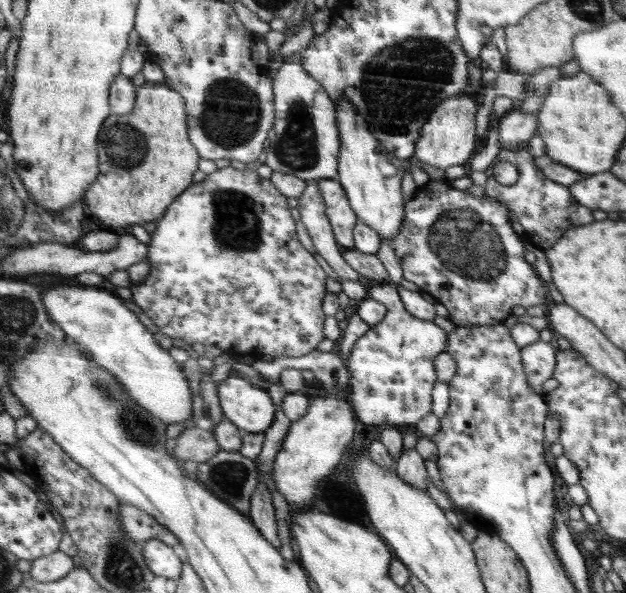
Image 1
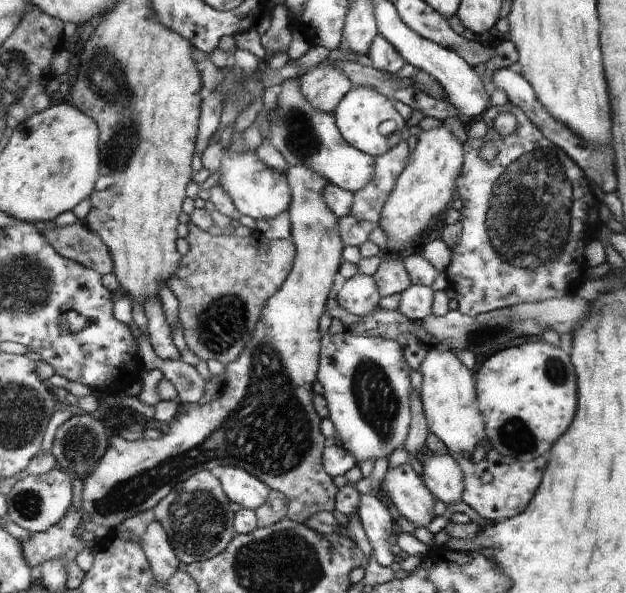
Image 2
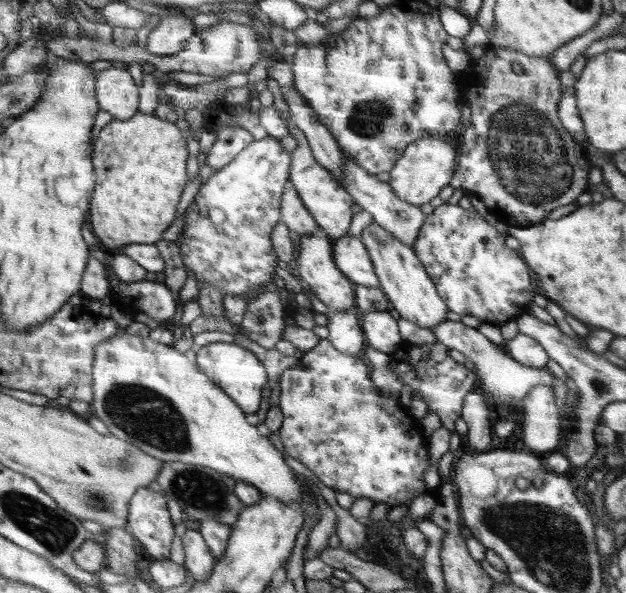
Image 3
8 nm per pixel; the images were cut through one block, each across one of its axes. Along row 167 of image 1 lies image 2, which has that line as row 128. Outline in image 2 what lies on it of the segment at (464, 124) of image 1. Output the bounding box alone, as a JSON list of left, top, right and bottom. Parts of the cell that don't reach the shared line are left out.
[378,126,465,254]

